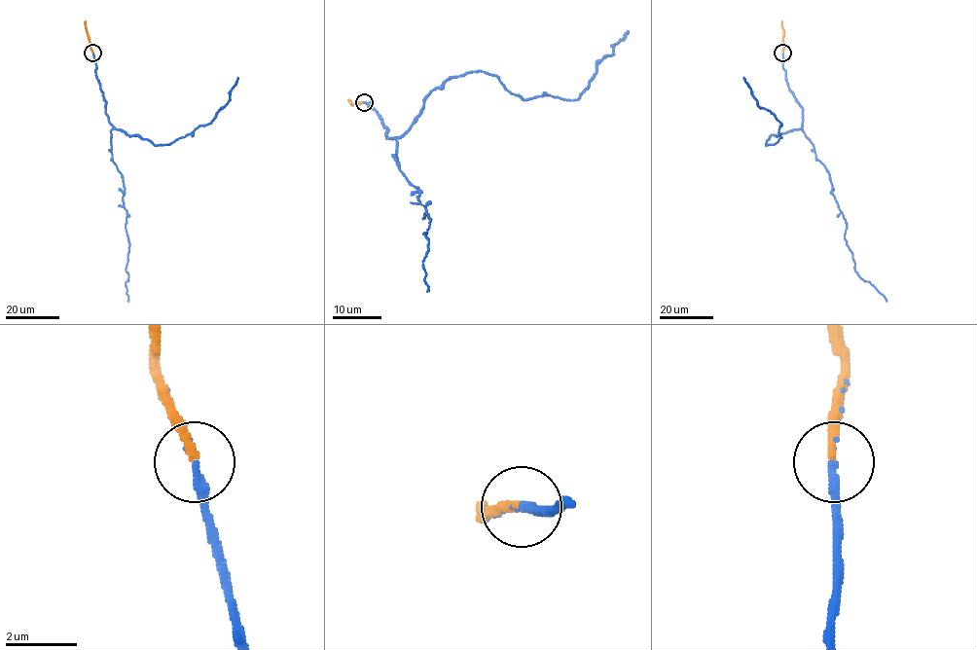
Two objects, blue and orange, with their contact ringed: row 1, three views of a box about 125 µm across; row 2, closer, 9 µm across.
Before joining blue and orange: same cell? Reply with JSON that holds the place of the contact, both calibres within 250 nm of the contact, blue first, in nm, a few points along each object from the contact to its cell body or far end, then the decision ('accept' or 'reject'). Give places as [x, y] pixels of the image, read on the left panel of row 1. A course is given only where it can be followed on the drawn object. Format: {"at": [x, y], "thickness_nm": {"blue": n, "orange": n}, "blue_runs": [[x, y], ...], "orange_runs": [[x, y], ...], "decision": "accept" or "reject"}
{"at": [92, 53], "thickness_nm": {"blue": 260, "orange": 240}, "blue_runs": [[93, 54], [95, 77], [112, 126], [112, 161], [124, 185], [128, 302]], "orange_runs": [[93, 53], [85, 21]], "decision": "accept"}

